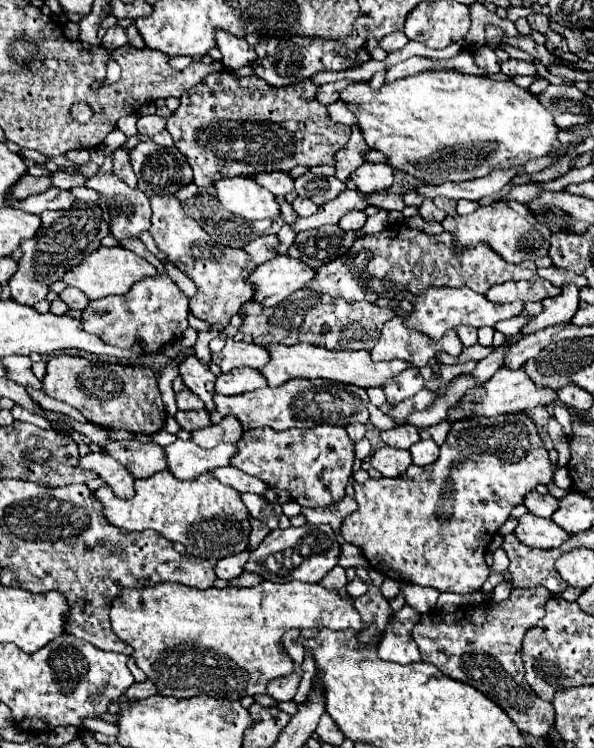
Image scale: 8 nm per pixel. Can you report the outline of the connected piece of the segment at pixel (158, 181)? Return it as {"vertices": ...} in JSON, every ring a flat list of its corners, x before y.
{"vertices":[[151,140,139,142,129,150,129,160,139,180,137,188,141,188,149,198,155,196,155,192,169,194,173,180,177,184,187,184,193,180,191,166,175,146,163,148]]}

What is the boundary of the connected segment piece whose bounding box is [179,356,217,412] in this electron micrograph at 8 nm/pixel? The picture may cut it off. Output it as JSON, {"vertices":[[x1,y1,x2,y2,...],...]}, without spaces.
{"vertices":[[189,356,179,366,179,376,181,376,183,384,205,402,205,408,209,412,215,412,215,404,213,404,213,382,215,382,217,376,209,370,209,366,203,364,199,358]]}

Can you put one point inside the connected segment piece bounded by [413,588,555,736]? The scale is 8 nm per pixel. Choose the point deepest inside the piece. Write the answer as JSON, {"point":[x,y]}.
{"point":[480,645]}

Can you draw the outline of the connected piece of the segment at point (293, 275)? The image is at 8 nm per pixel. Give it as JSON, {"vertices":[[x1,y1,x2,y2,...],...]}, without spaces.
{"vertices":[[275,256,265,264,259,264,247,282,255,286,253,300,263,306,277,306,289,294,299,288,305,288,309,280,313,280,315,272,301,260,291,256]]}

